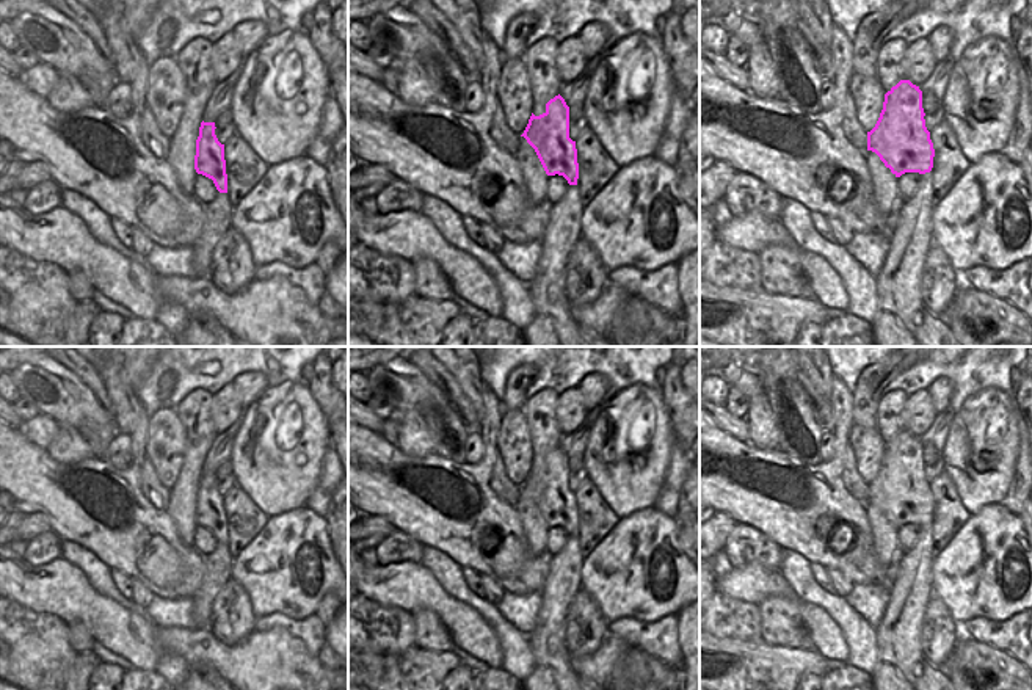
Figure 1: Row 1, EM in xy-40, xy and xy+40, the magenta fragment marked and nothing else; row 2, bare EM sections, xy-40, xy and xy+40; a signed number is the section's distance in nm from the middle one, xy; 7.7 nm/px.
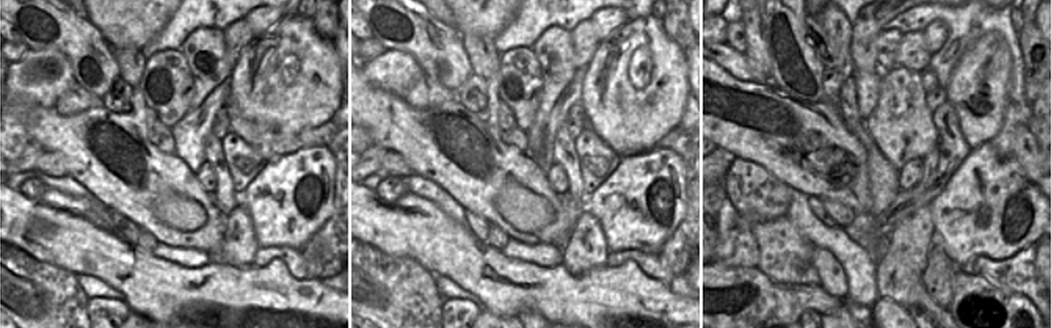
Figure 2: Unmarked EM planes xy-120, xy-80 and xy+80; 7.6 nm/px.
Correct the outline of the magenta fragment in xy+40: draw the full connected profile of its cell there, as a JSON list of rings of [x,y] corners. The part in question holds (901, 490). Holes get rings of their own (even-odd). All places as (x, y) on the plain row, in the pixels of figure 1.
[[[900,431],[885,445],[875,478],[867,483],[867,502],[875,503],[896,528],[930,524],[935,500],[925,478],[922,442]]]

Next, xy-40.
[[[201,474],[196,491],[194,521],[213,532],[220,544],[227,544],[224,496],[215,486],[215,474]]]

